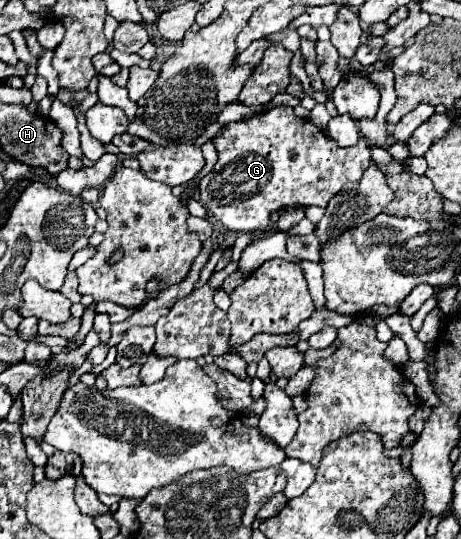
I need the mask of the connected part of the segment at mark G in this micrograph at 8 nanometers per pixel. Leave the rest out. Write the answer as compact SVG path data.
M275 106L251 120L231 122L211 140L219 160L213 170L199 182L199 202L229 230L237 232L265 232L273 212L285 206L327 206L327 202L347 182L361 180L365 168L371 166L371 148L363 138L355 146L339 146L323 130L309 120L295 116L291 106Z

